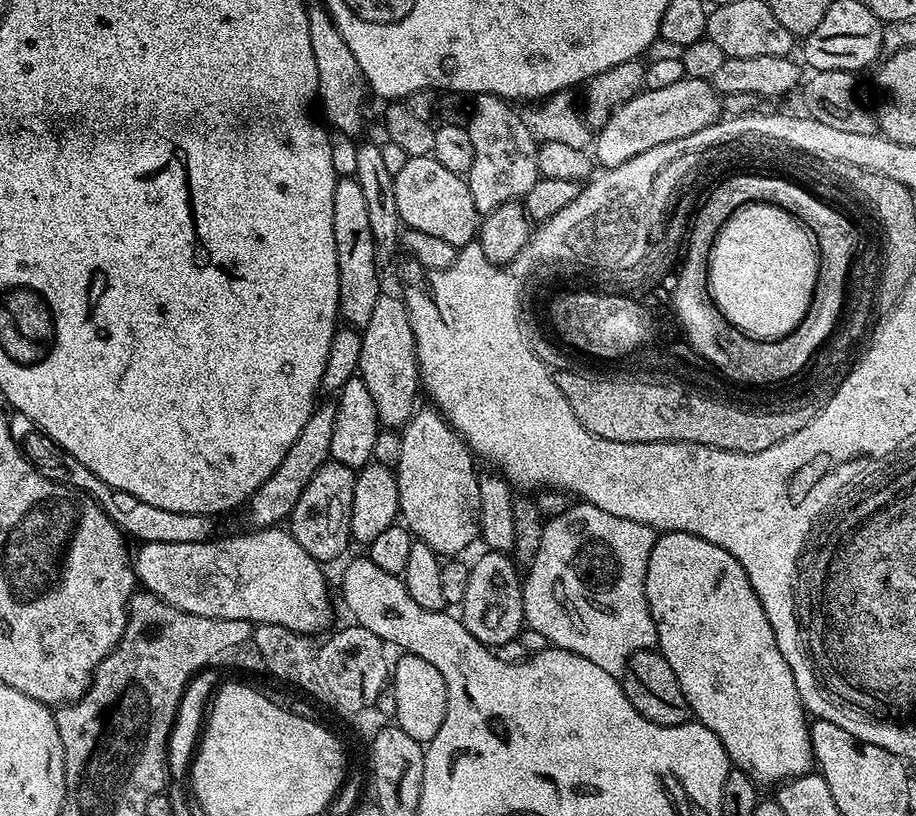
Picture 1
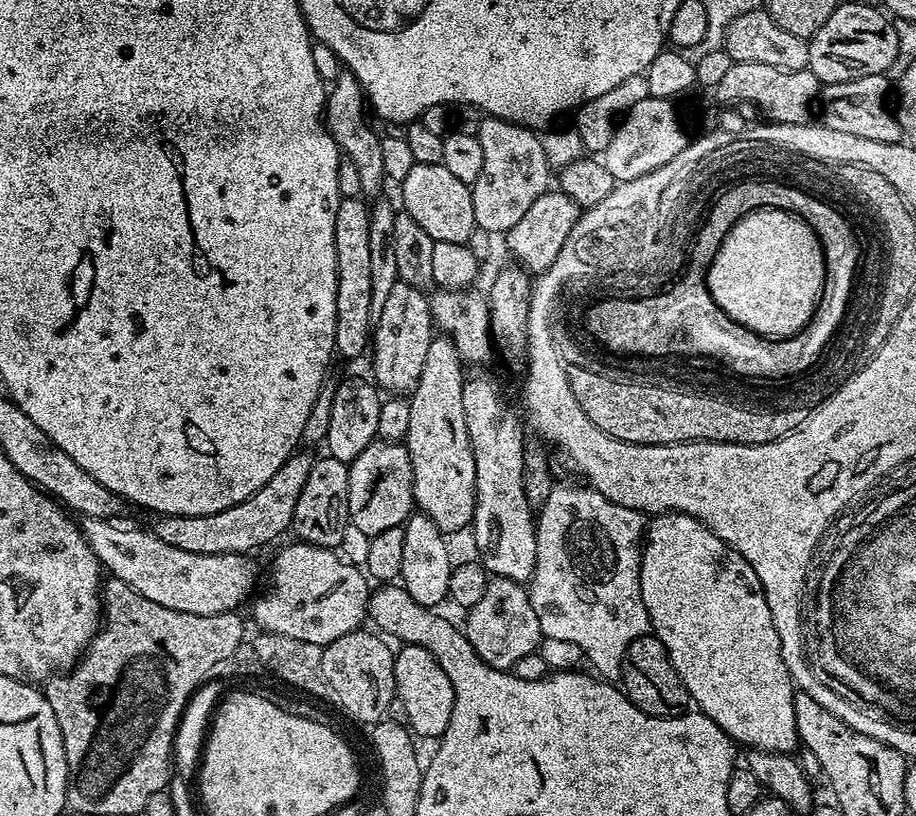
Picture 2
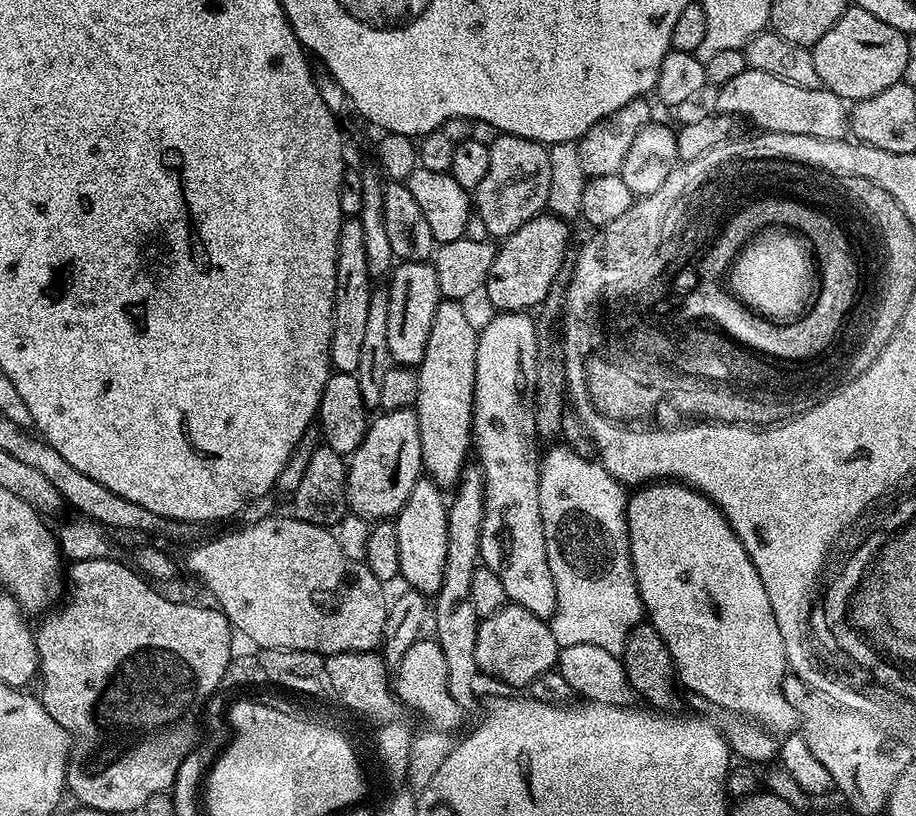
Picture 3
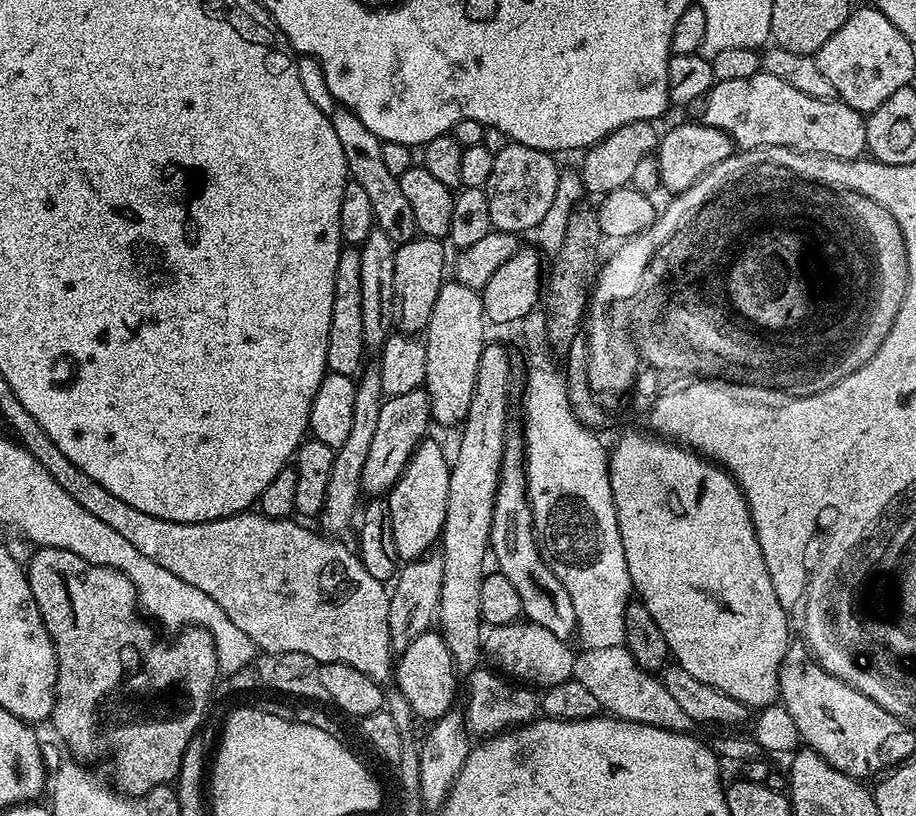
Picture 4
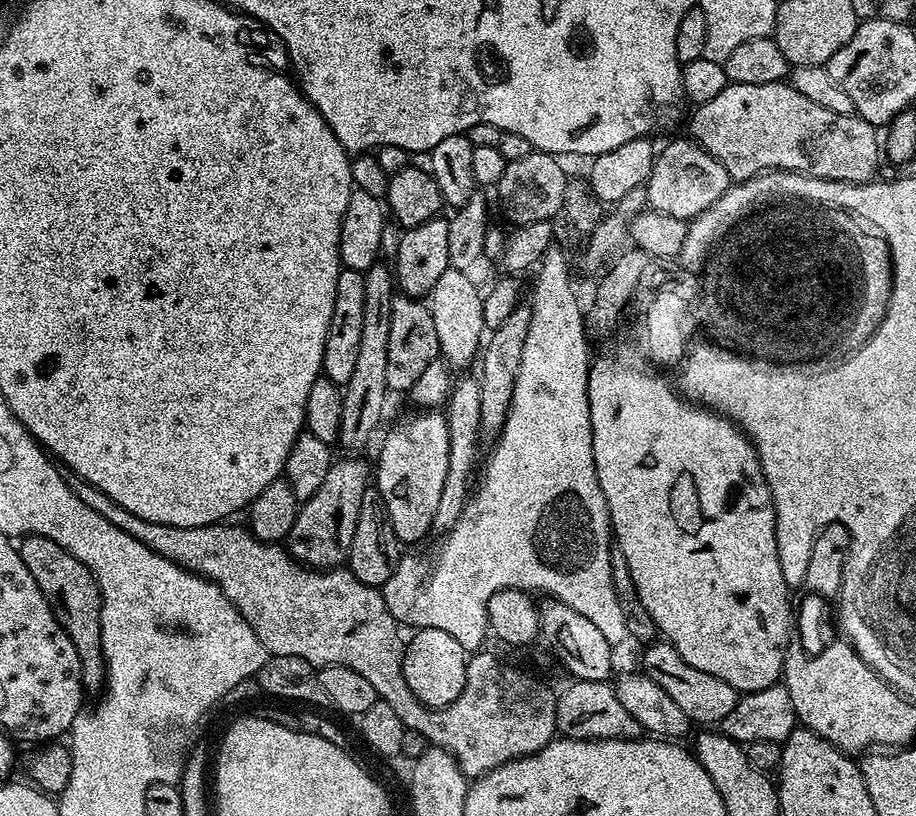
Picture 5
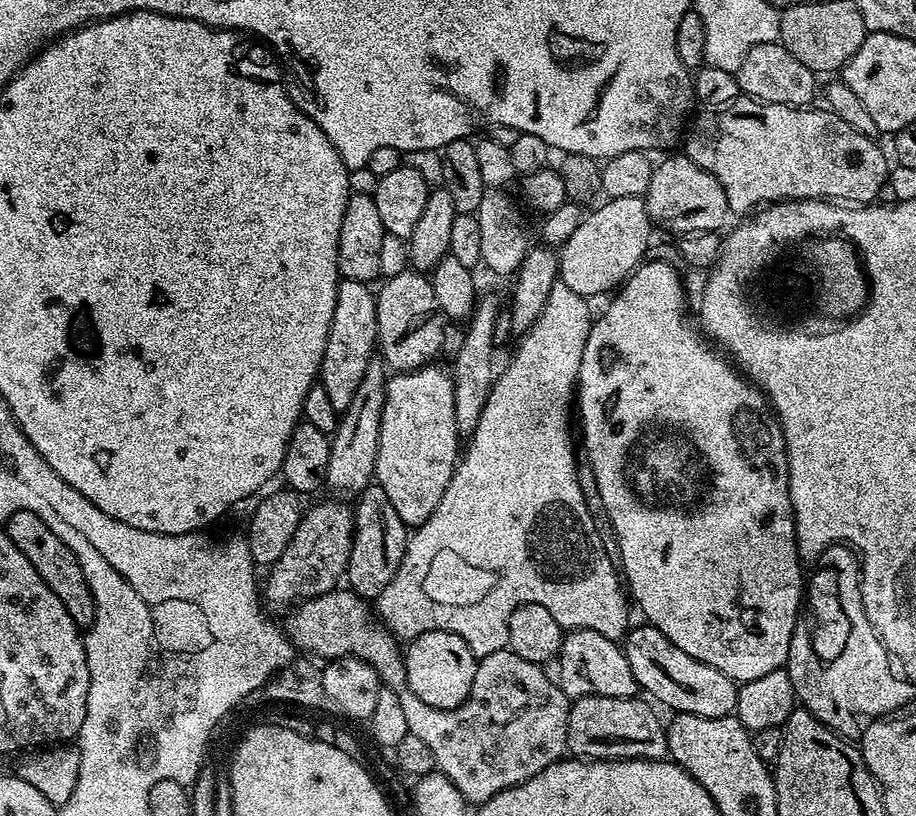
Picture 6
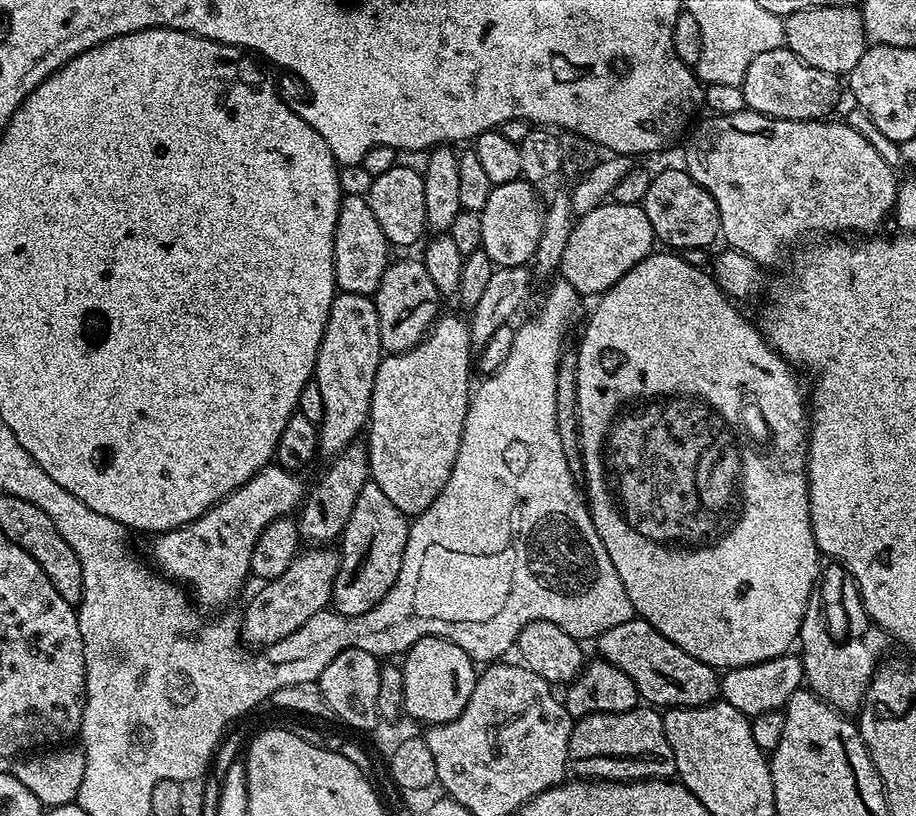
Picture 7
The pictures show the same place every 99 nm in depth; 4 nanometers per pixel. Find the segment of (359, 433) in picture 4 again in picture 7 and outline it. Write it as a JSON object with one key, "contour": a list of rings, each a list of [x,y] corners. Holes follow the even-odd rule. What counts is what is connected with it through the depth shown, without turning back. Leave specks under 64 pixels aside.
{"contour":[[[312,546],[301,551],[278,578],[261,583],[252,601],[244,608],[242,640],[245,645],[267,646],[294,634],[298,626],[310,622],[314,614],[331,605],[334,578],[340,569],[340,553],[332,546]]]}

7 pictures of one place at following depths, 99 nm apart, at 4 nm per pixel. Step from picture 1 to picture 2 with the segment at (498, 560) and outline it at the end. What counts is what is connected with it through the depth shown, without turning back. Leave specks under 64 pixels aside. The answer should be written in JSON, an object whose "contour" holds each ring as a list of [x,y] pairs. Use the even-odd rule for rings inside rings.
{"contour":[[[491,577],[485,594],[467,611],[464,633],[475,652],[491,668],[509,671],[517,660],[539,649],[544,635],[527,589],[517,580]]]}

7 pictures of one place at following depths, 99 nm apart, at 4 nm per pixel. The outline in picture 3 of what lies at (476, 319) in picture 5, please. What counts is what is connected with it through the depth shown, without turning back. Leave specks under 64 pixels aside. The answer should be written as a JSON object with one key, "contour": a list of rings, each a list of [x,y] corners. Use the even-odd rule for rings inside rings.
{"contour":[[[441,299],[438,310],[434,314],[434,326],[430,326],[430,342],[426,342],[426,354],[422,358],[422,362],[418,365],[418,398],[414,405],[418,414],[418,434],[422,442],[422,462],[424,463],[424,472],[427,479],[433,480],[441,490],[455,489],[456,484],[460,480],[460,475],[464,472],[466,465],[470,460],[470,449],[473,447],[472,439],[472,399],[474,398],[474,362],[476,361],[476,338],[478,335],[477,325],[472,325],[470,317],[464,313],[465,305],[455,300]]]}

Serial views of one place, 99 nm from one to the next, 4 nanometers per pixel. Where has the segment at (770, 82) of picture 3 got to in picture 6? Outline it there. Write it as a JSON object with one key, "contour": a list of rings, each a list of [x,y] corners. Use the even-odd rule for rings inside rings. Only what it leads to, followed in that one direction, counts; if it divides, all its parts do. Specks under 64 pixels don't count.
{"contour":[[[737,98],[721,108],[701,111],[701,116],[691,121],[683,137],[683,155],[718,178],[728,199],[729,213],[732,214],[752,214],[761,206],[786,200],[855,202],[860,206],[873,203],[888,180],[889,157],[884,157],[883,150],[876,145],[877,141],[873,137],[854,130],[854,126],[842,122],[842,118],[838,118],[838,114],[827,107],[814,107],[792,107]]]}

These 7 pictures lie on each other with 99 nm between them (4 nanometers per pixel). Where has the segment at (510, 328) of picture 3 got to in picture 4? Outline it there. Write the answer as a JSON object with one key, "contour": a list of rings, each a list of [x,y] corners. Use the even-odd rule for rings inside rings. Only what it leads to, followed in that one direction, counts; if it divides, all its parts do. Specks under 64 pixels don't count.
{"contour":[[[516,426],[509,427],[508,436],[504,439],[504,457],[502,458],[502,470],[500,471],[500,481],[498,482],[498,490],[494,498],[494,518],[492,519],[492,529],[490,530],[490,556],[494,561],[496,559],[495,567],[506,578],[510,578],[510,582],[514,585],[514,590],[518,590],[518,598],[522,598],[522,613],[529,621],[550,630],[551,634],[562,640],[571,641],[576,632],[576,615],[574,614],[574,602],[570,602],[570,594],[566,594],[566,586],[562,586],[562,582],[554,574],[554,570],[550,570],[550,566],[542,558],[540,549],[536,542],[536,532],[532,526],[532,507],[528,502],[528,477],[526,475],[526,461],[524,458],[524,437],[521,429]]]}

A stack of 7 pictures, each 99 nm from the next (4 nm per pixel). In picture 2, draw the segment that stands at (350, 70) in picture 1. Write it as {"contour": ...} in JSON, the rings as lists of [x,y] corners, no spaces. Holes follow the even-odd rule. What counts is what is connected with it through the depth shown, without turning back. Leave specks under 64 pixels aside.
{"contour":[[[340,70],[336,76],[336,85],[329,87],[326,92],[323,119],[326,121],[328,133],[340,147],[343,159],[354,162],[358,170],[360,191],[365,197],[376,198],[381,195],[381,188],[386,184],[384,163],[382,162],[381,133],[372,132],[368,125],[369,113],[366,111],[366,97],[358,78],[353,72]]]}

